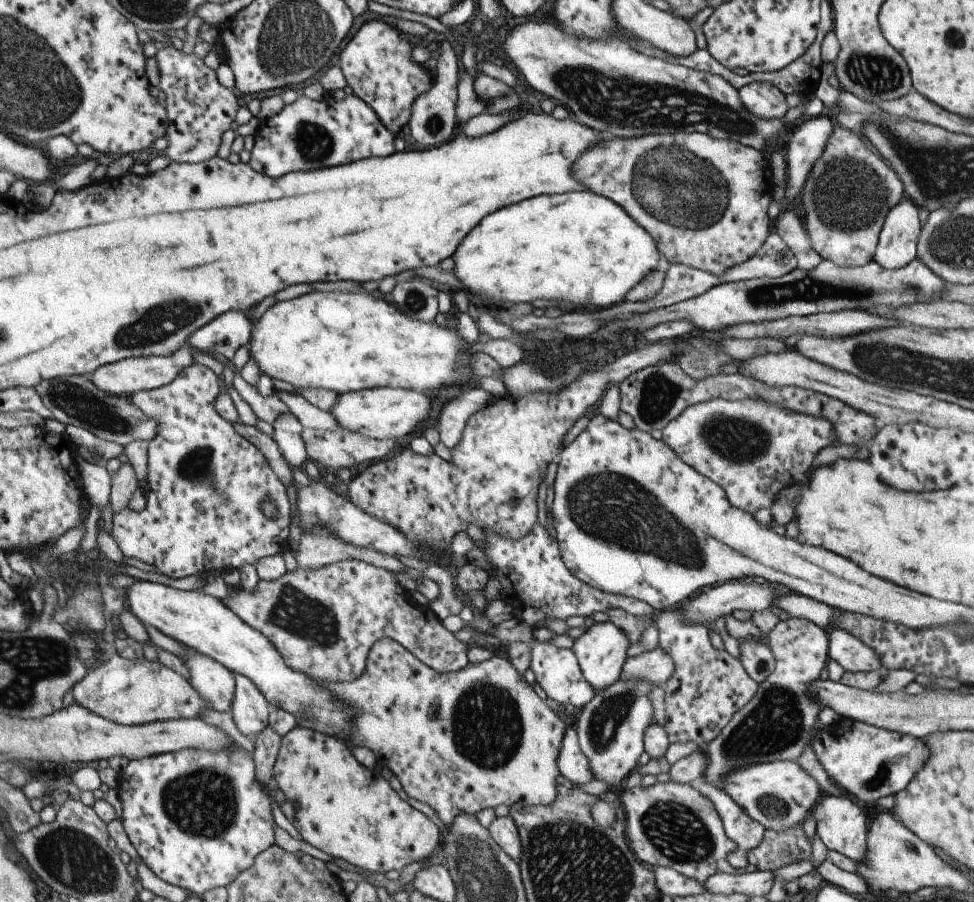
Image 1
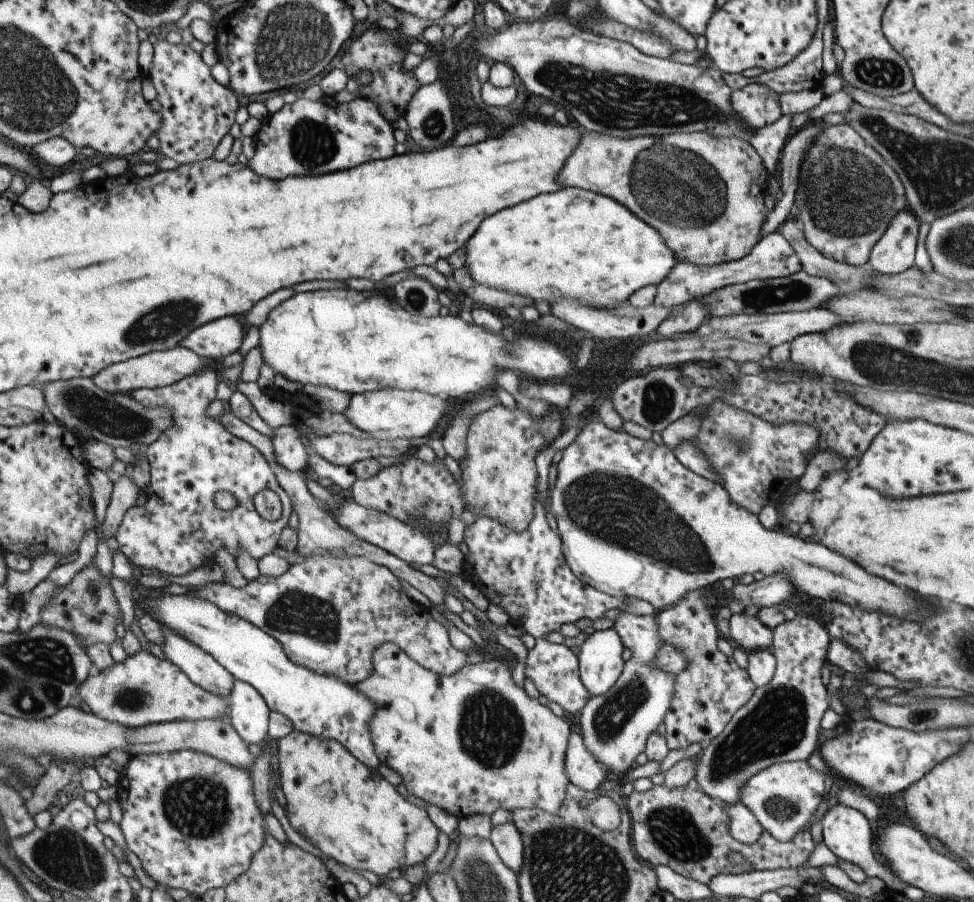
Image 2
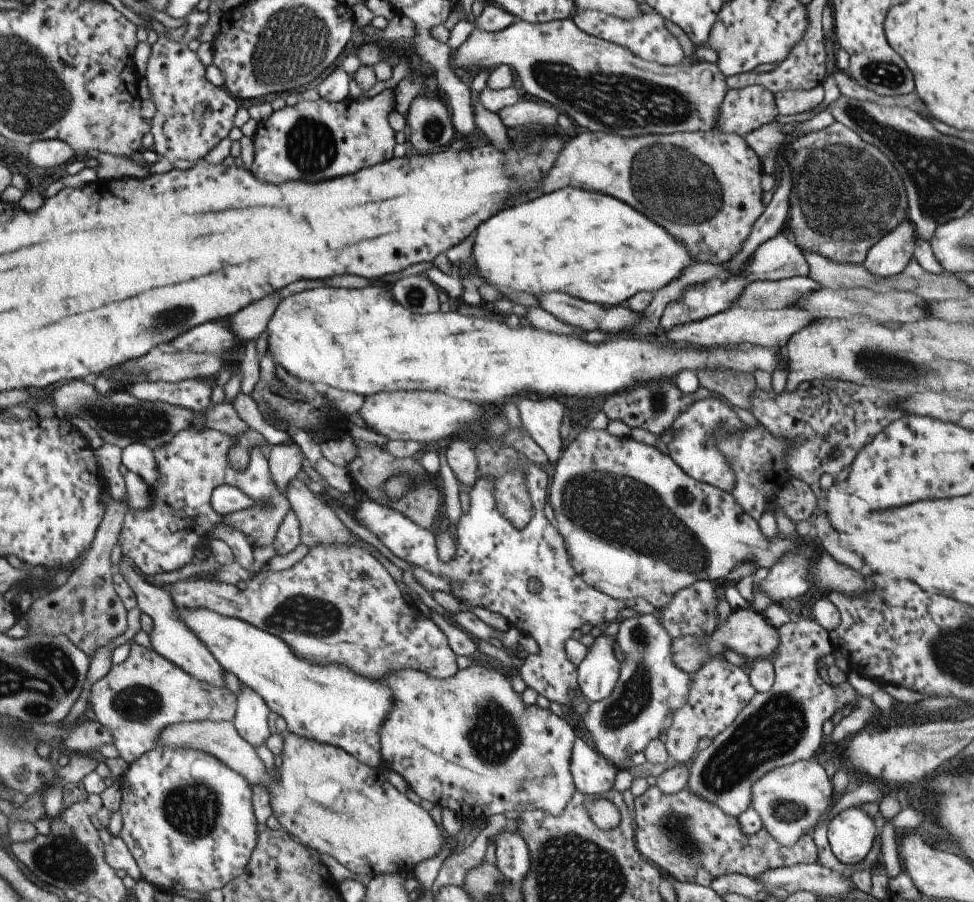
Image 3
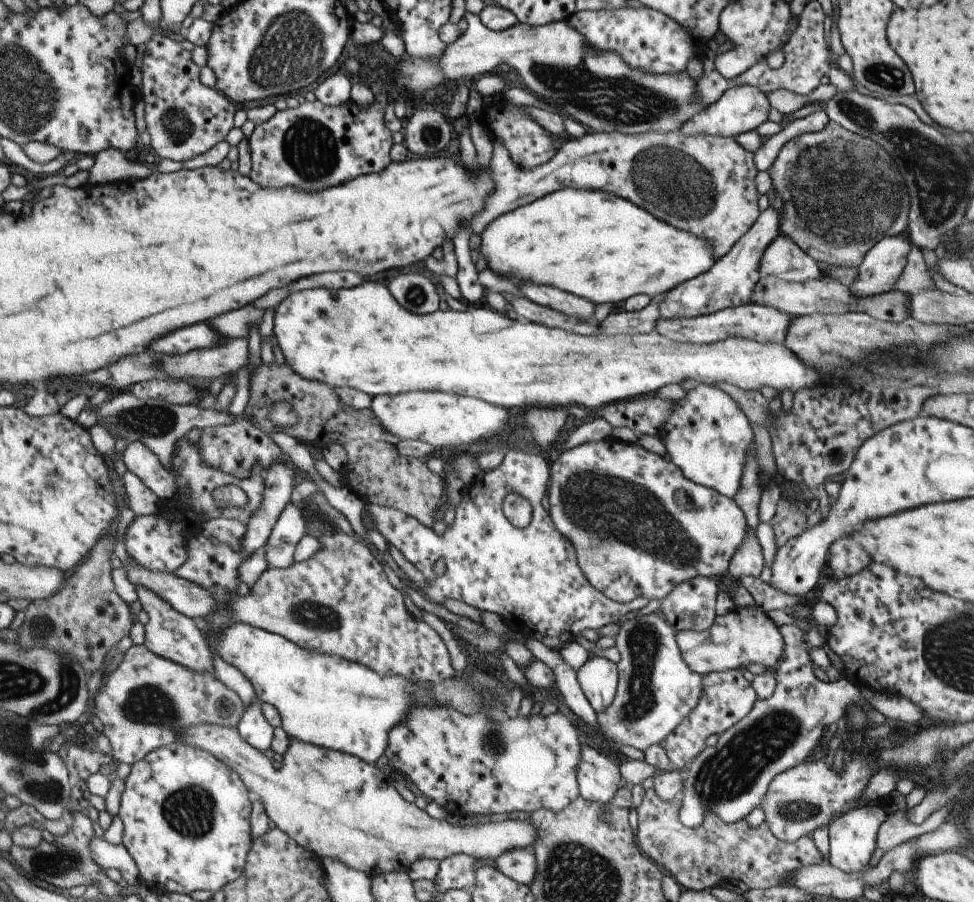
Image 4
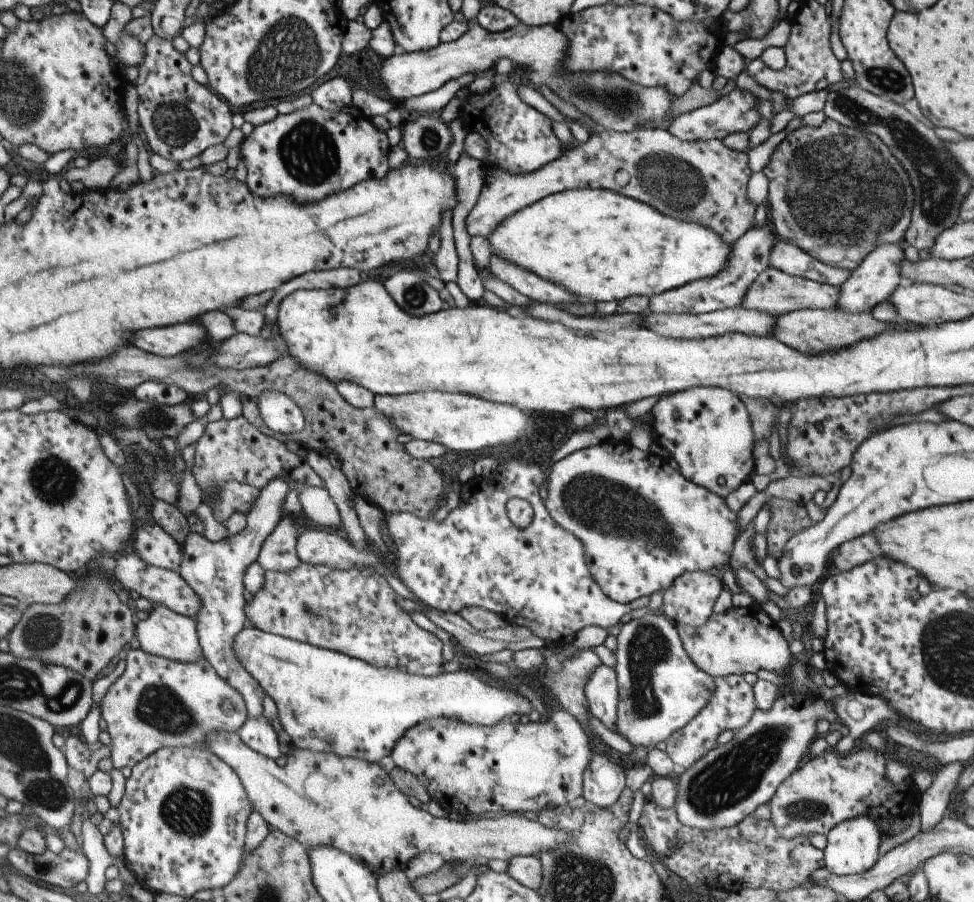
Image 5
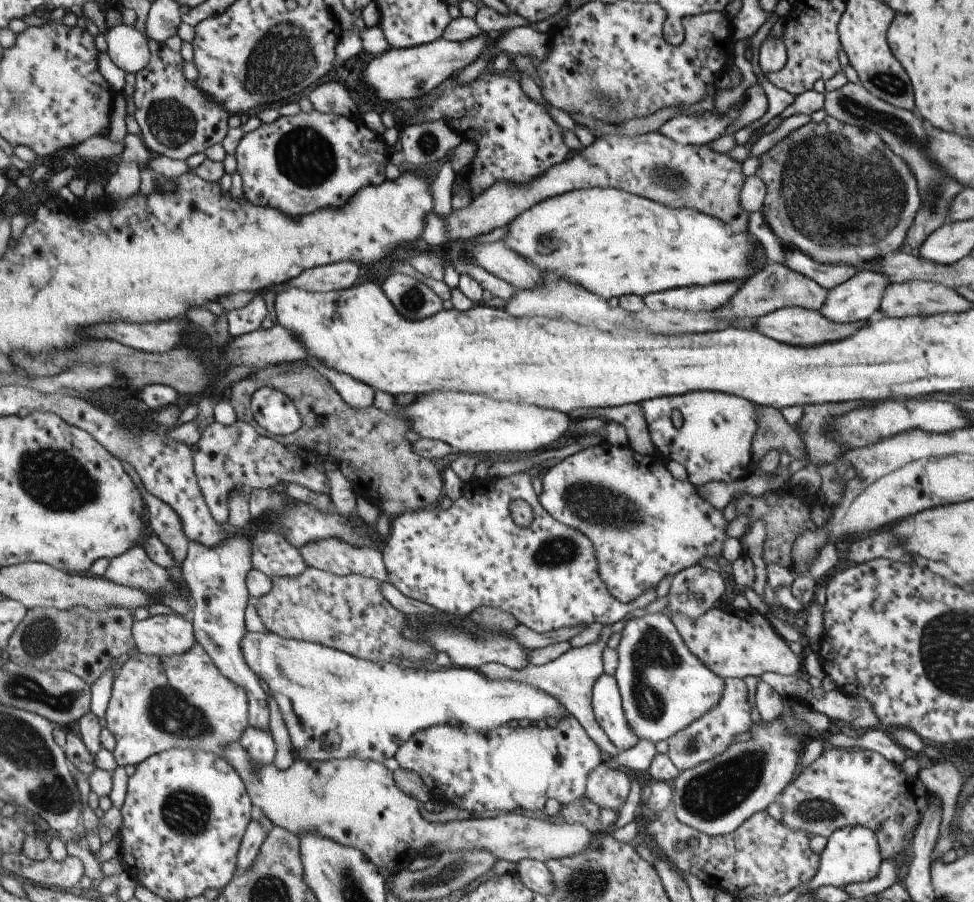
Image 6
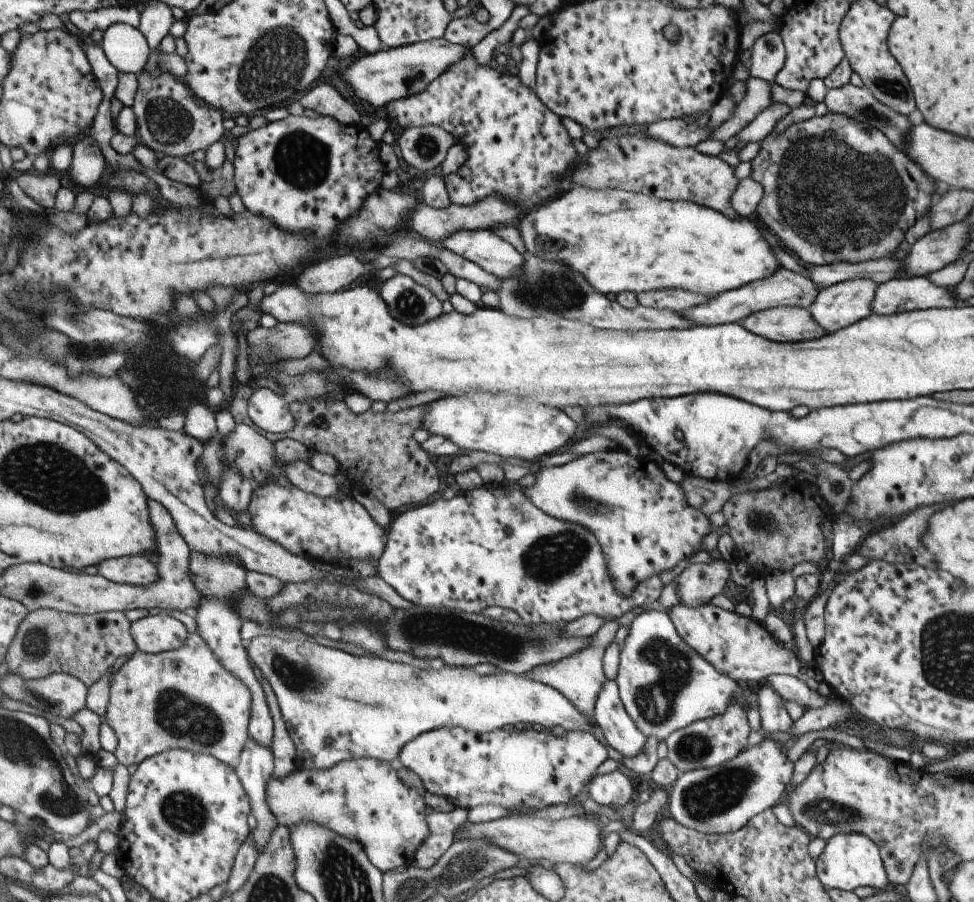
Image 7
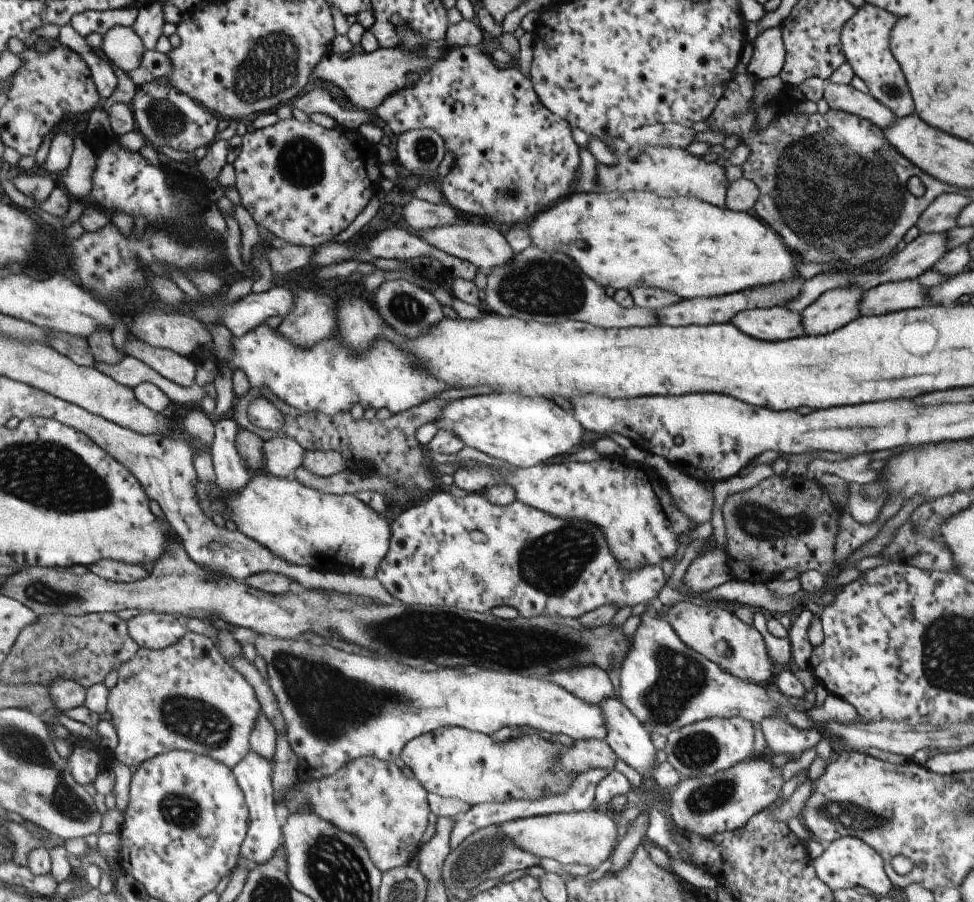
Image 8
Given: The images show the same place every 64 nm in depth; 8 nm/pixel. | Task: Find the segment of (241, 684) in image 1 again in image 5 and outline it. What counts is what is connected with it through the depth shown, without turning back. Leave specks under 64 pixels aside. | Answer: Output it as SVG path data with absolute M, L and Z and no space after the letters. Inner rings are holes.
M264 716L248 717L237 734L246 746L252 748L252 751L258 752L274 762L282 756L276 731Z

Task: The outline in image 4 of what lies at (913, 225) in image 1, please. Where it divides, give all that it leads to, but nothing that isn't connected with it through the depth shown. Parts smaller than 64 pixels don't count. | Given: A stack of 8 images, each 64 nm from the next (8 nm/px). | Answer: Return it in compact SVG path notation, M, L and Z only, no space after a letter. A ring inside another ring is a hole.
M907 232L884 238L864 256L858 268L858 278L848 286L848 290L856 298L878 296L894 290L898 278L905 271L908 252L913 247Z

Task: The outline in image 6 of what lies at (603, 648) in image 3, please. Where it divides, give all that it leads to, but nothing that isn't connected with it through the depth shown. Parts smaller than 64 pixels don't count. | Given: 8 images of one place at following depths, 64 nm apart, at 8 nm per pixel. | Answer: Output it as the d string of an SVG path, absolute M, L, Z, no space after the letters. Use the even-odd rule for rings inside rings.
M604 673L598 678L592 690L592 709L598 725L618 750L629 750L640 742L624 716L615 676Z

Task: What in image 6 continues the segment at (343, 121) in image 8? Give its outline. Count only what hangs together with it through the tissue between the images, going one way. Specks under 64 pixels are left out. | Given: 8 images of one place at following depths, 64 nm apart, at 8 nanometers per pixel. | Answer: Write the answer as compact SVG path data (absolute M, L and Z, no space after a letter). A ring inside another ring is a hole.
M324 82L312 90L307 98L314 110L318 110L320 113L332 112L332 114L340 114L346 118L357 118L359 115L357 105L350 98L344 84L340 84L340 82Z

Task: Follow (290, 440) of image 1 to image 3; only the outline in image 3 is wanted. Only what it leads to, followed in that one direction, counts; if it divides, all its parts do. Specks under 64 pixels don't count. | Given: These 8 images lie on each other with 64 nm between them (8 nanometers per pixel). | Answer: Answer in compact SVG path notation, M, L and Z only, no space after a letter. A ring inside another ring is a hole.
M280 444L280 446L271 446L267 454L268 466L272 480L276 488L286 496L290 480L296 477L302 470L302 452L296 444Z

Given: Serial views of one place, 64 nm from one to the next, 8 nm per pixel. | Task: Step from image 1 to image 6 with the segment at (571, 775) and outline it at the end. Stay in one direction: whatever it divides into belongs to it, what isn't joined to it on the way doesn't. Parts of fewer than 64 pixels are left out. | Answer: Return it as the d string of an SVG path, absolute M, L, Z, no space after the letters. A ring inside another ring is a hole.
M600 764L596 766L596 770L592 770L592 774L588 774L585 796L599 808L620 809L628 800L631 788L629 775L622 770Z

